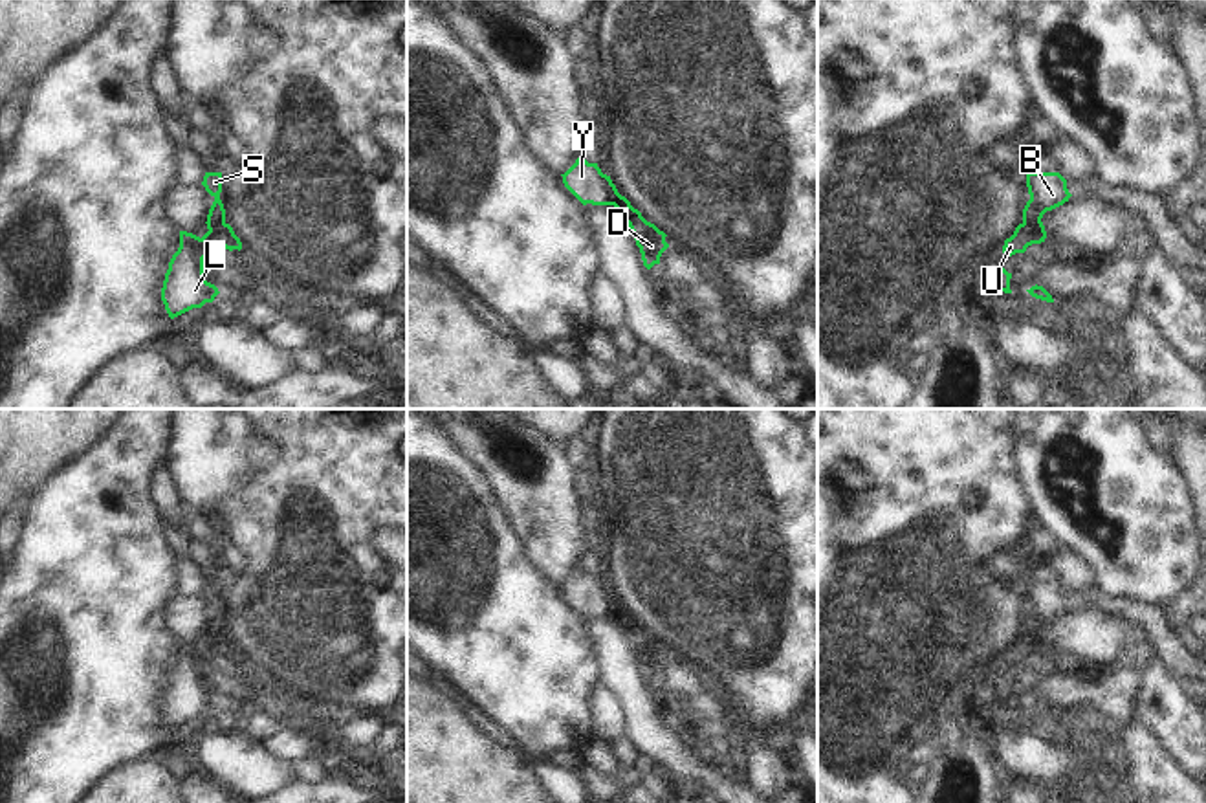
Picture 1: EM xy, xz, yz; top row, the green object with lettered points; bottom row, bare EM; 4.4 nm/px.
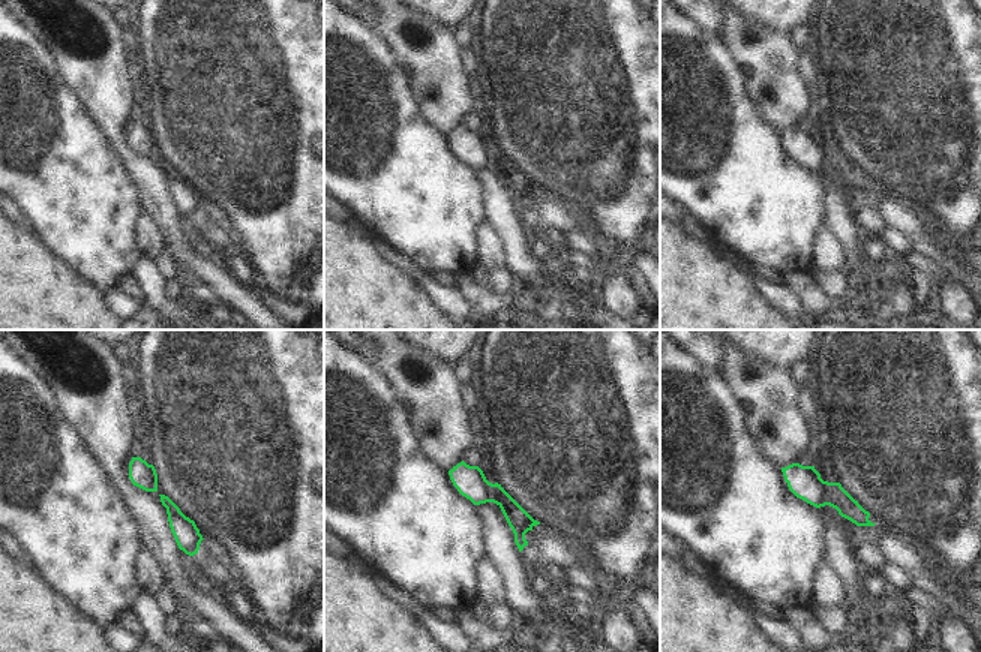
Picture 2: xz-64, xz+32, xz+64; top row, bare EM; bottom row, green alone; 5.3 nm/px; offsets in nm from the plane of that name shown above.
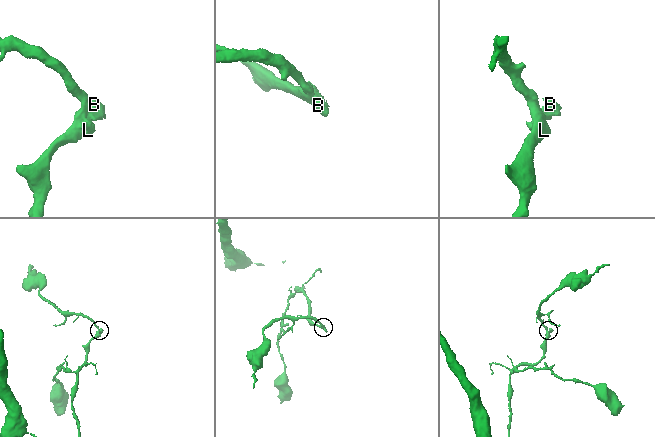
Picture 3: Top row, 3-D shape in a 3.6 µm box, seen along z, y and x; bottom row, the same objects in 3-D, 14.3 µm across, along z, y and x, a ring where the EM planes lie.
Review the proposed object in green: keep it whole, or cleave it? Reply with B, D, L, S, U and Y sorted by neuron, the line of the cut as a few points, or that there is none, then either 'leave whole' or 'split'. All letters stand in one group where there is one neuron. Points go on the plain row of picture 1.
B D S / L U Y; cut in xz along (614, 611), (629, 616), (646, 633); split

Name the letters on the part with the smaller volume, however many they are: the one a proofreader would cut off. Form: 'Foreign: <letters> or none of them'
Foreign: B, D, S

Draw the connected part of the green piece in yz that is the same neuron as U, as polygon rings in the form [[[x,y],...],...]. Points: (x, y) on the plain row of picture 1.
[[[1019,634],[1010,649],[1004,651],[1003,664],[1015,666],[1025,664],[1028,656],[1041,654],[1045,649],[1034,644],[1030,636]]]

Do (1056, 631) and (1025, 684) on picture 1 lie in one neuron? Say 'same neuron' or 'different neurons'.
different neurons

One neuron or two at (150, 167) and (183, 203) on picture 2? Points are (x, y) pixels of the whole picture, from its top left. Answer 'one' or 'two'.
two

